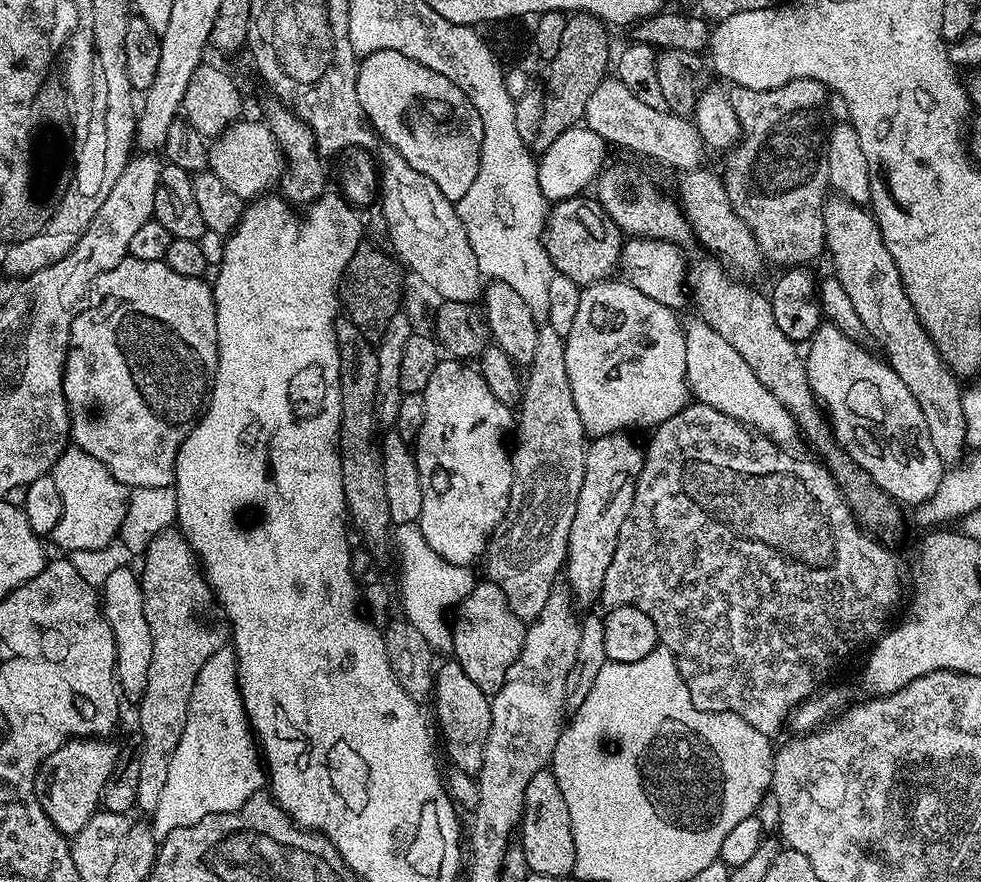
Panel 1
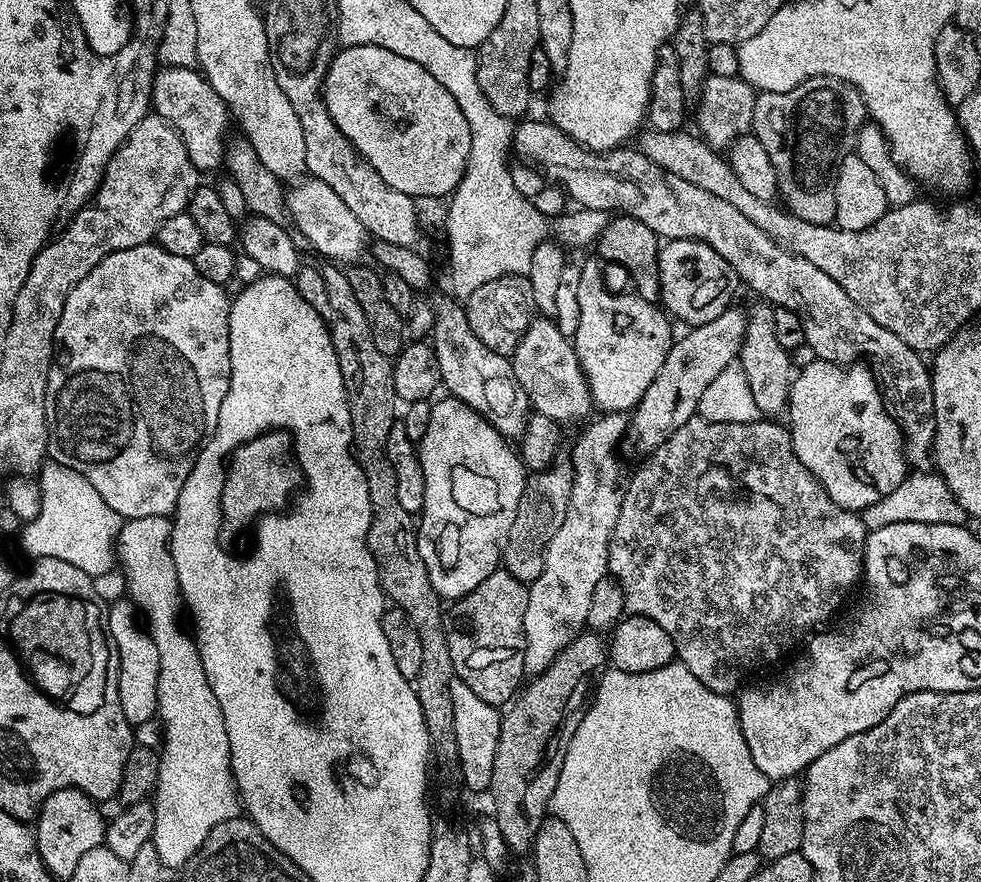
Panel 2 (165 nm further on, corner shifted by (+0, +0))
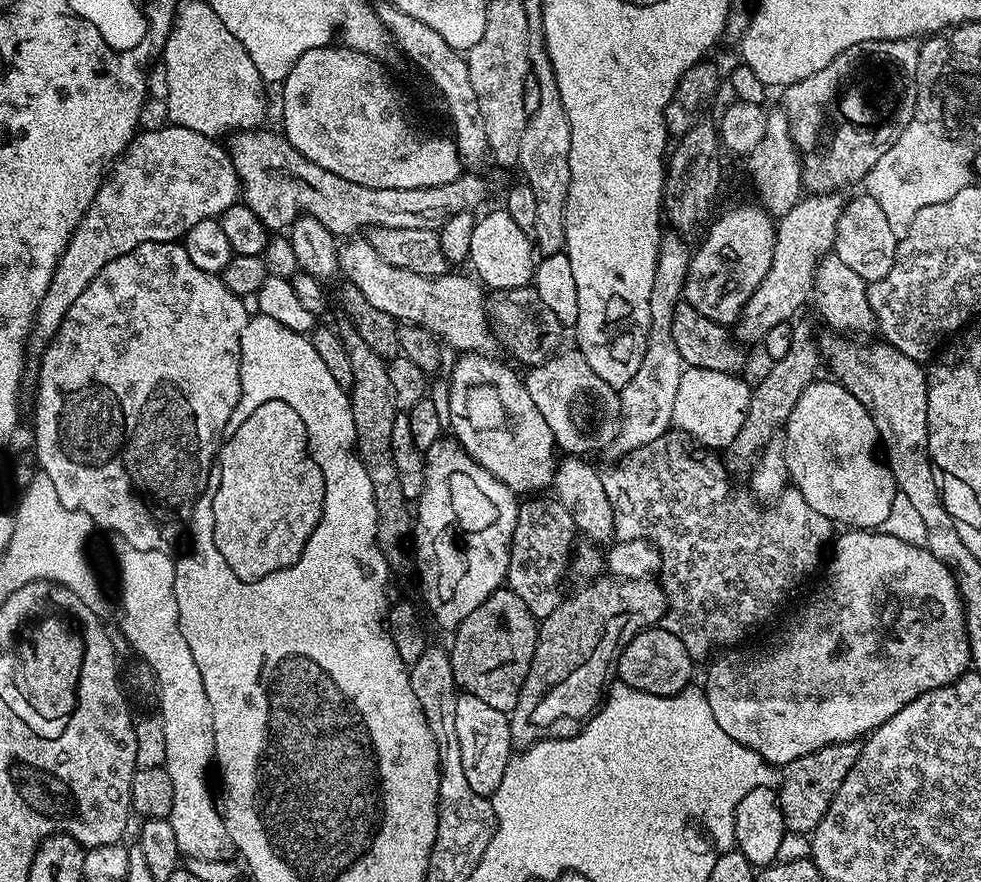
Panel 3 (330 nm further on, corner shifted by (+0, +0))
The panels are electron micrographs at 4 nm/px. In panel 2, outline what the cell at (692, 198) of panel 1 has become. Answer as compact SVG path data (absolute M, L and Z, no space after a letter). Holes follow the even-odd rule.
M758 302L748 312L747 332L744 335L743 346L740 347L738 357L739 367L746 374L751 393L763 415L778 416L787 409L787 402L791 383L794 379L794 367L790 360L791 353L779 342L775 336L775 309L766 302Z

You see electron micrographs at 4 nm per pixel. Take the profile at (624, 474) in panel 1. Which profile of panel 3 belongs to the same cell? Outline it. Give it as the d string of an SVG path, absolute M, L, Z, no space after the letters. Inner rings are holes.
M839 191L805 195L775 221L776 241L770 270L766 270L766 278L762 278L758 290L750 294L750 302L746 302L734 325L734 336L739 343L745 346L759 345L773 326L778 326L778 322L791 321L807 300L809 303L820 257L822 253L831 253L836 243L838 222L846 203L845 197L840 196L843 195Z

